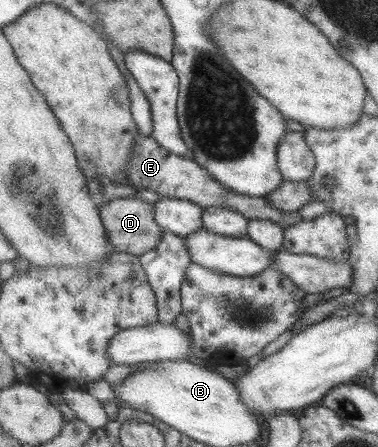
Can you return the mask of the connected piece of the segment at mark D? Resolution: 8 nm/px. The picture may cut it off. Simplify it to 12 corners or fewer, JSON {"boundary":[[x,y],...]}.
{"boundary":[[115,198],[99,213],[114,252],[139,256],[163,230],[152,203]]}

